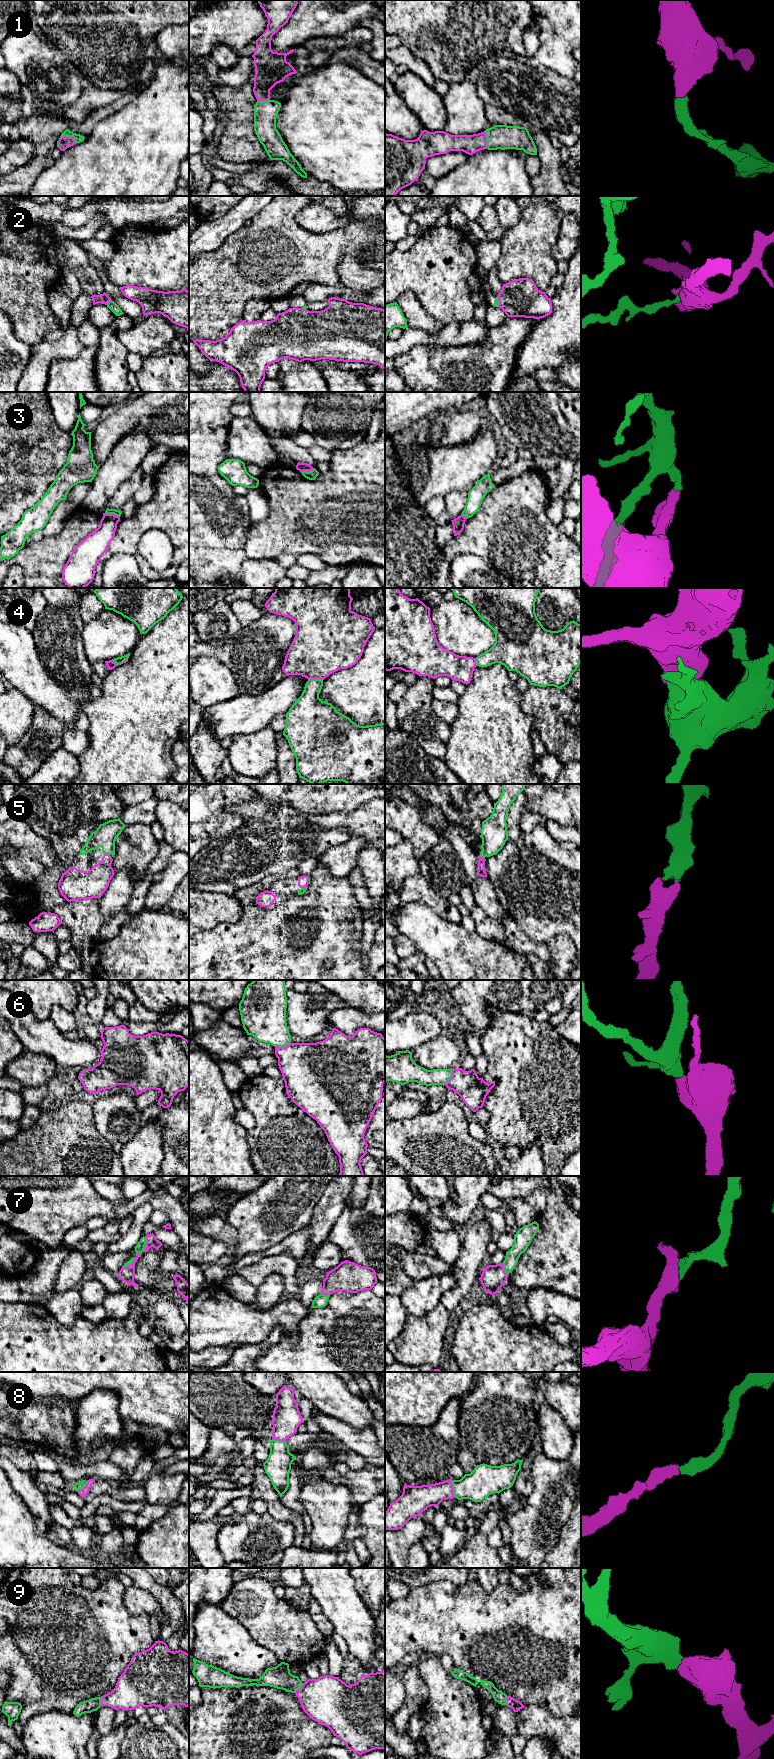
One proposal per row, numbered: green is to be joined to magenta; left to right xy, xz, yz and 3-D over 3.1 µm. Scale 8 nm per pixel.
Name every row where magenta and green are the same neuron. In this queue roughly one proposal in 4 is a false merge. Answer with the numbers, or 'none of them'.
1, 5, 6, 7, 8, 9

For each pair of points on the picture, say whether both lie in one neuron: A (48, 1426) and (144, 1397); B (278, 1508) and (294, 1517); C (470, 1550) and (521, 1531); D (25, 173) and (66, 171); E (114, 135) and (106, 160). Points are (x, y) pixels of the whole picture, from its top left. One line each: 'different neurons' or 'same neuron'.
A: different neurons
B: same neuron
C: different neurons
D: different neurons
E: same neuron

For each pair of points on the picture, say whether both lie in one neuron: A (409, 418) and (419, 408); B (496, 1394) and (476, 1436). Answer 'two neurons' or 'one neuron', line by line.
A: one neuron
B: one neuron

